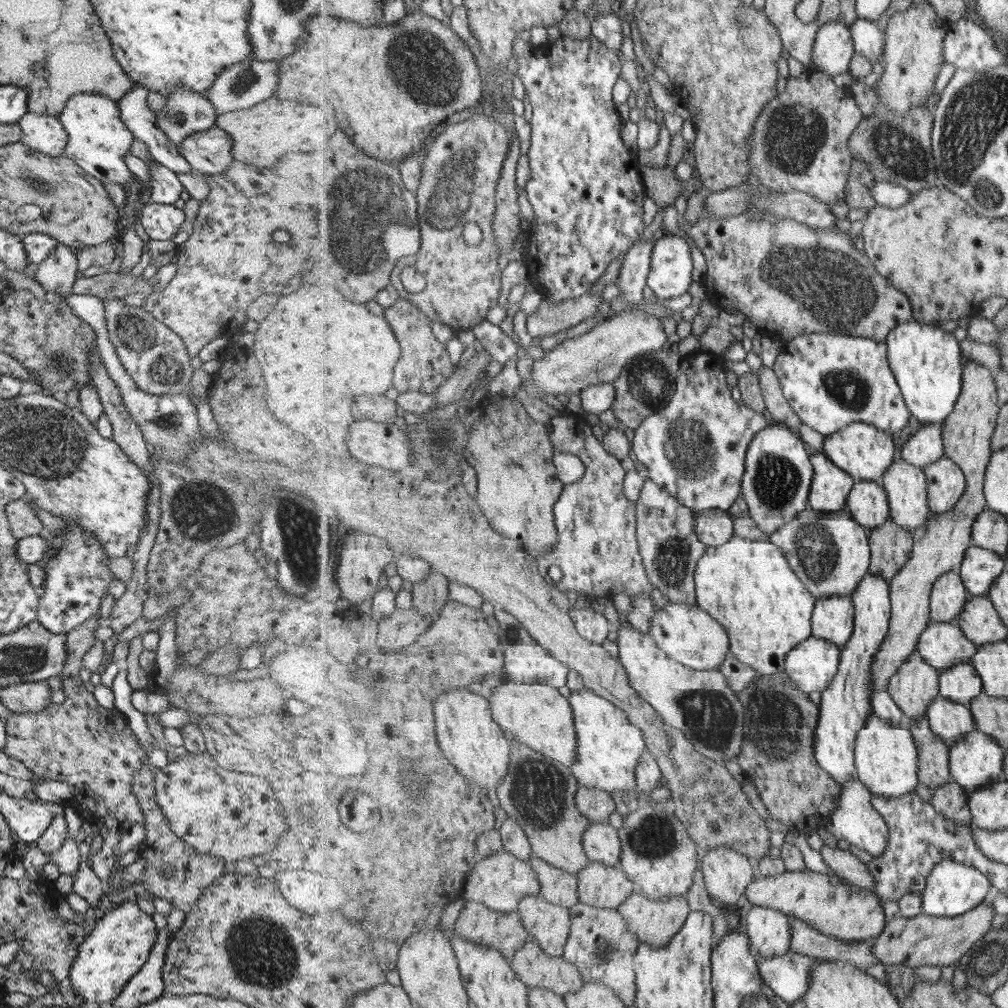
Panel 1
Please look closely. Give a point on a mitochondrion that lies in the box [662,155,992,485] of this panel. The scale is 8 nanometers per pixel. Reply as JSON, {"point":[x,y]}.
{"point":[832,286]}

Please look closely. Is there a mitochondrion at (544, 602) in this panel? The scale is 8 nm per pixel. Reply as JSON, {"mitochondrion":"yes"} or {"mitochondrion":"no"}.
{"mitochondrion":"no"}

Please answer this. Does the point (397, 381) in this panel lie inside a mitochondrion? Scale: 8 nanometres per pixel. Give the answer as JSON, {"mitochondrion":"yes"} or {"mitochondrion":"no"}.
{"mitochondrion":"no"}

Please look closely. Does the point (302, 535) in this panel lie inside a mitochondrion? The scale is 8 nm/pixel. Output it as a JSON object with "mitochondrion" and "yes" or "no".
{"mitochondrion":"yes"}

